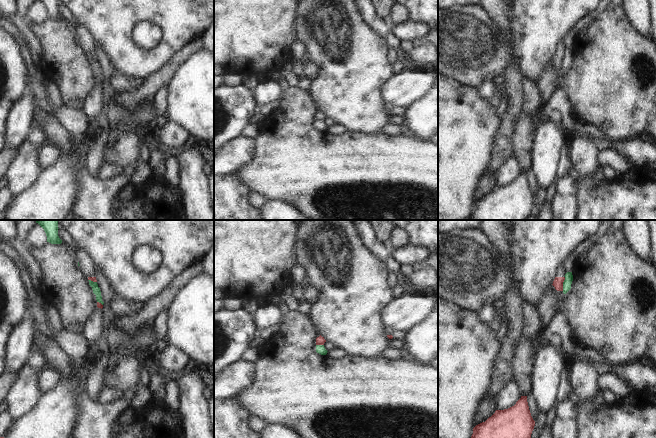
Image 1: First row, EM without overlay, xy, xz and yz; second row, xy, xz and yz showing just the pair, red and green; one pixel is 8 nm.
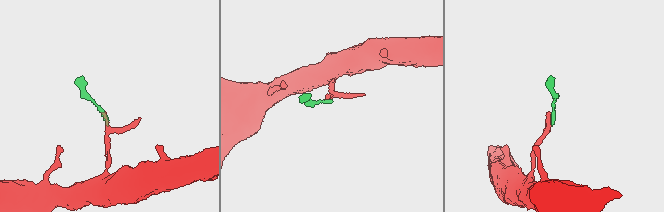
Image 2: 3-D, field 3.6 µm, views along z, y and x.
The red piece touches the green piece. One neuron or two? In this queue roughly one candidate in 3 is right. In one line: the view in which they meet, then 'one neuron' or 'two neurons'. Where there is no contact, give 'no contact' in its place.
meets red in yz; two neurons

